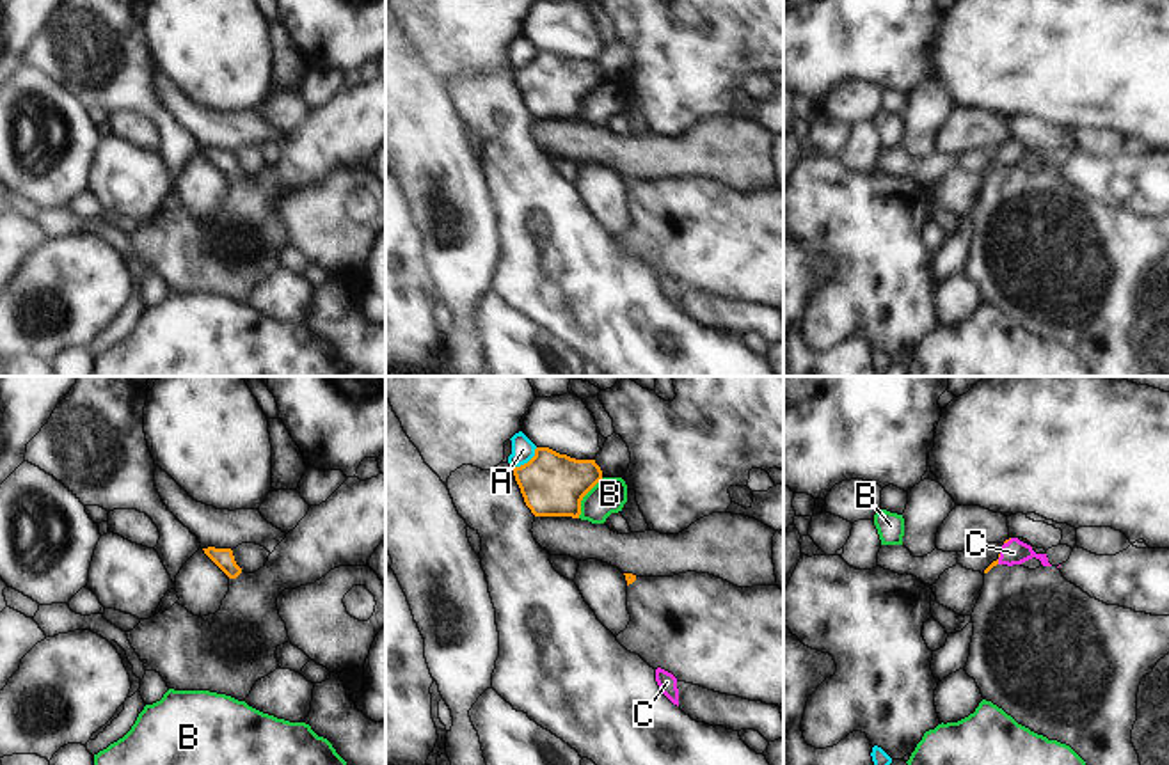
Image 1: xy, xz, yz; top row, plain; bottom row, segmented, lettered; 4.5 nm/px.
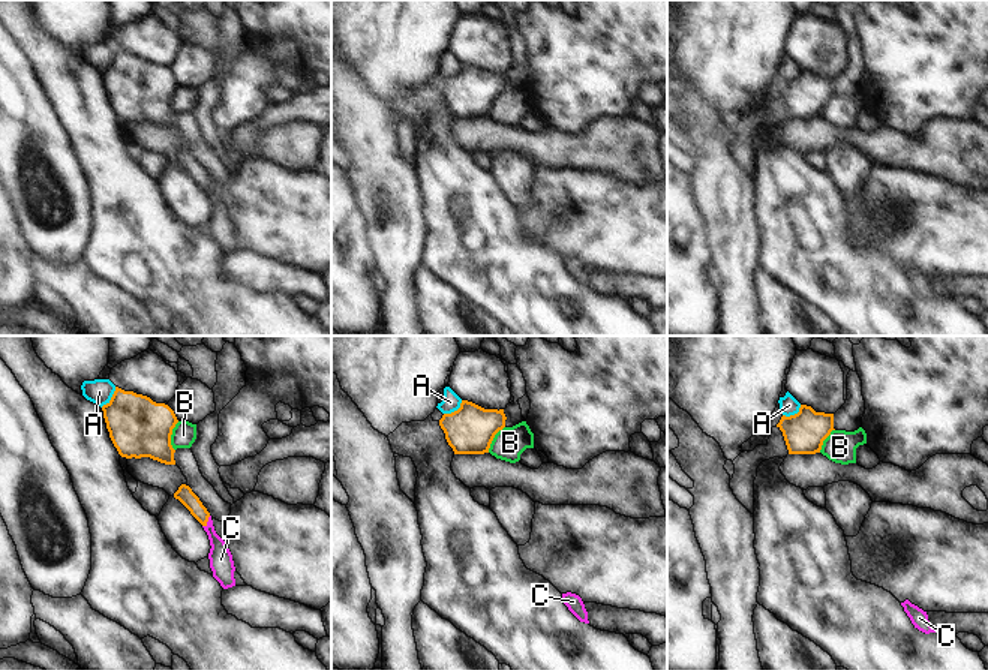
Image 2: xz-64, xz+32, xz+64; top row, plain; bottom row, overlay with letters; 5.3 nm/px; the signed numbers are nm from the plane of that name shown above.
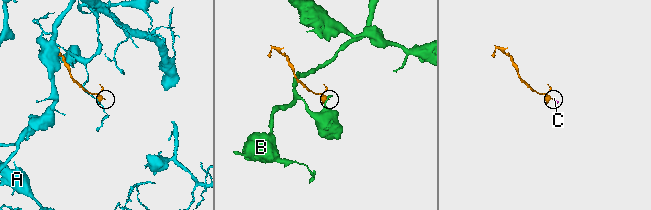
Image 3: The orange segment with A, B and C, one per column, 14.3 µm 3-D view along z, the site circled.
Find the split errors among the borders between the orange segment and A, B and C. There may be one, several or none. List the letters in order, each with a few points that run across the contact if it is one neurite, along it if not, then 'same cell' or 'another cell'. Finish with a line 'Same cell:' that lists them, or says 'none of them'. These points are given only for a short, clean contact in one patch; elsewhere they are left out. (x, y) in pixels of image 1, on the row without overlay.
A: line xz (537, 50), (526, 64), (514, 71); another cell
B: another cell
C: line yz (994, 165), (997, 162), (1013, 155); same cell
Same cell: C

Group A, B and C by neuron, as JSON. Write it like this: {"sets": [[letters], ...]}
{"sets": [["A"], ["B"], ["C"]]}

